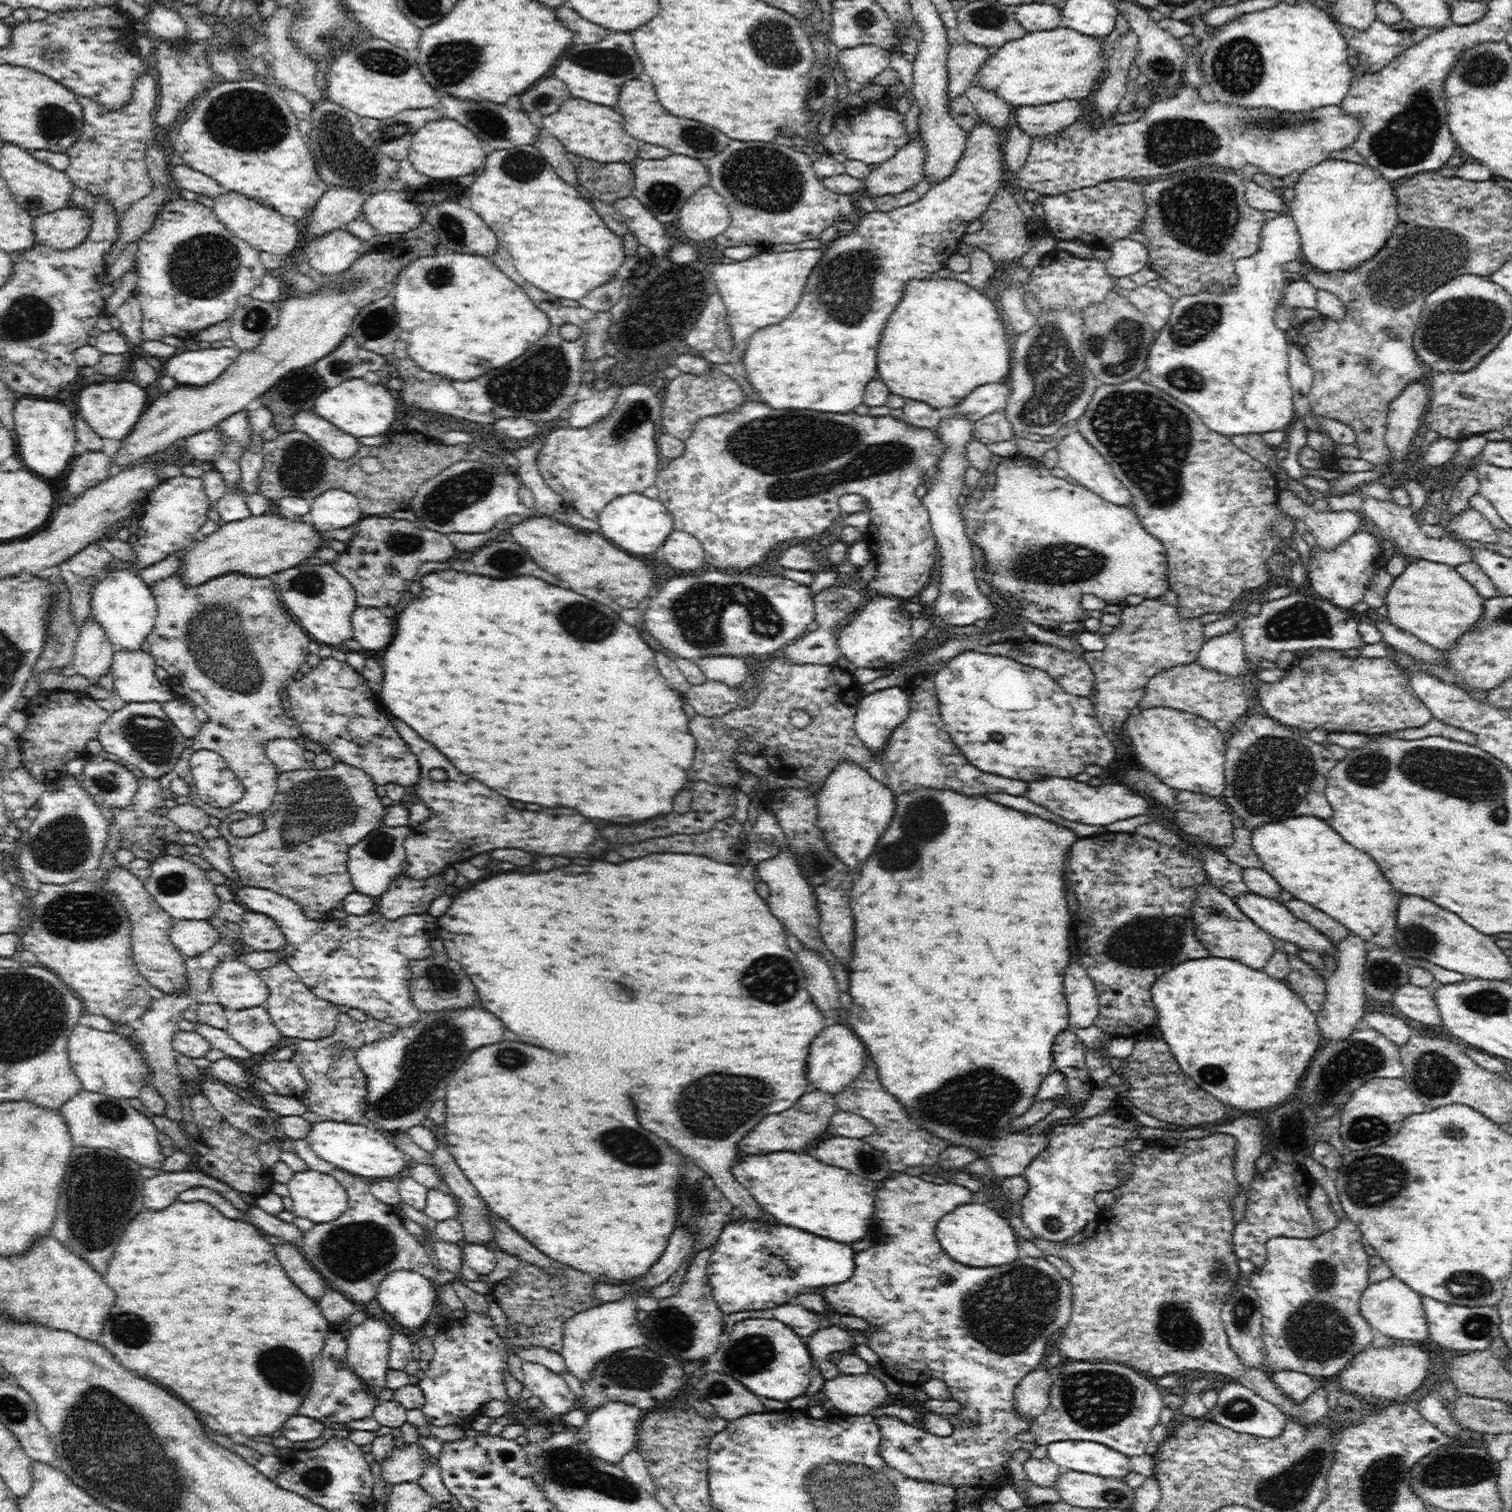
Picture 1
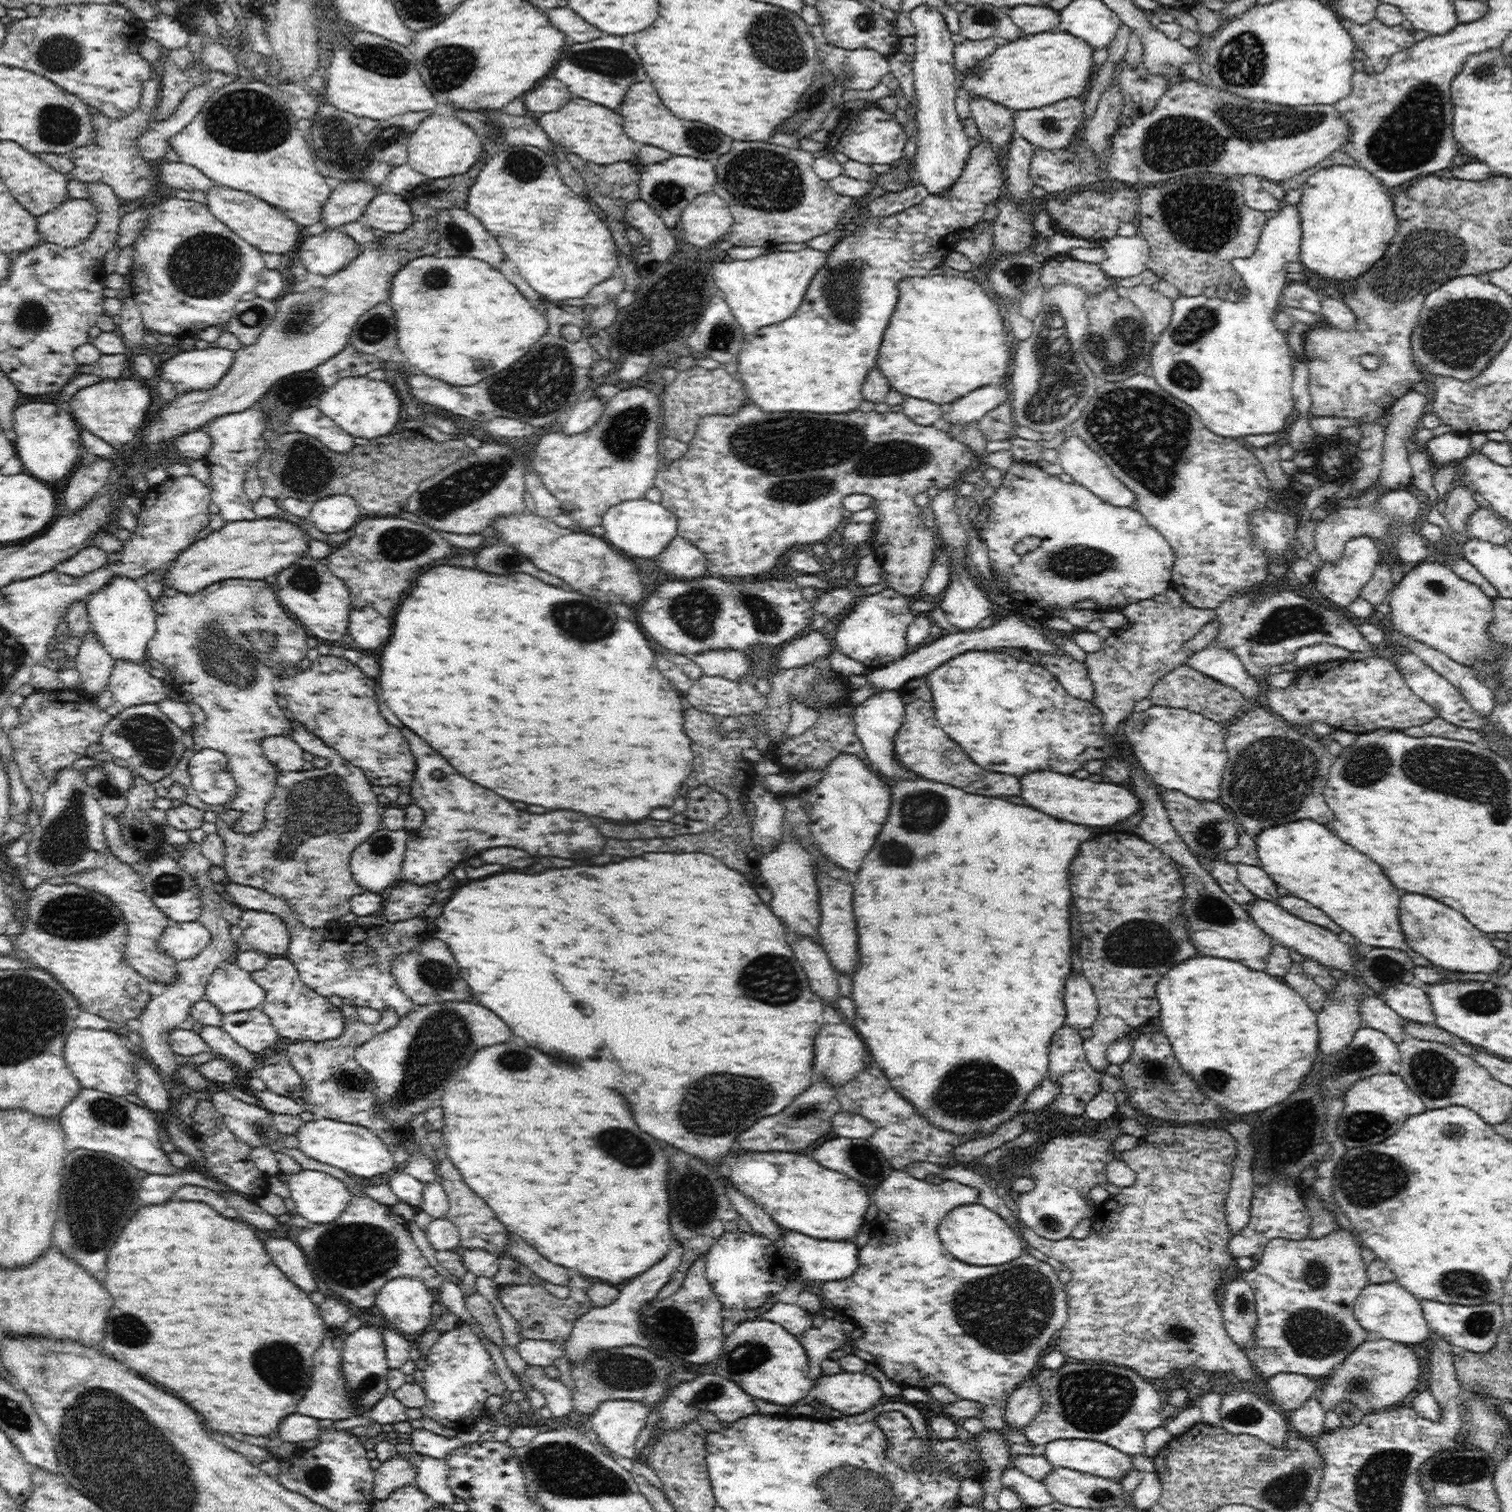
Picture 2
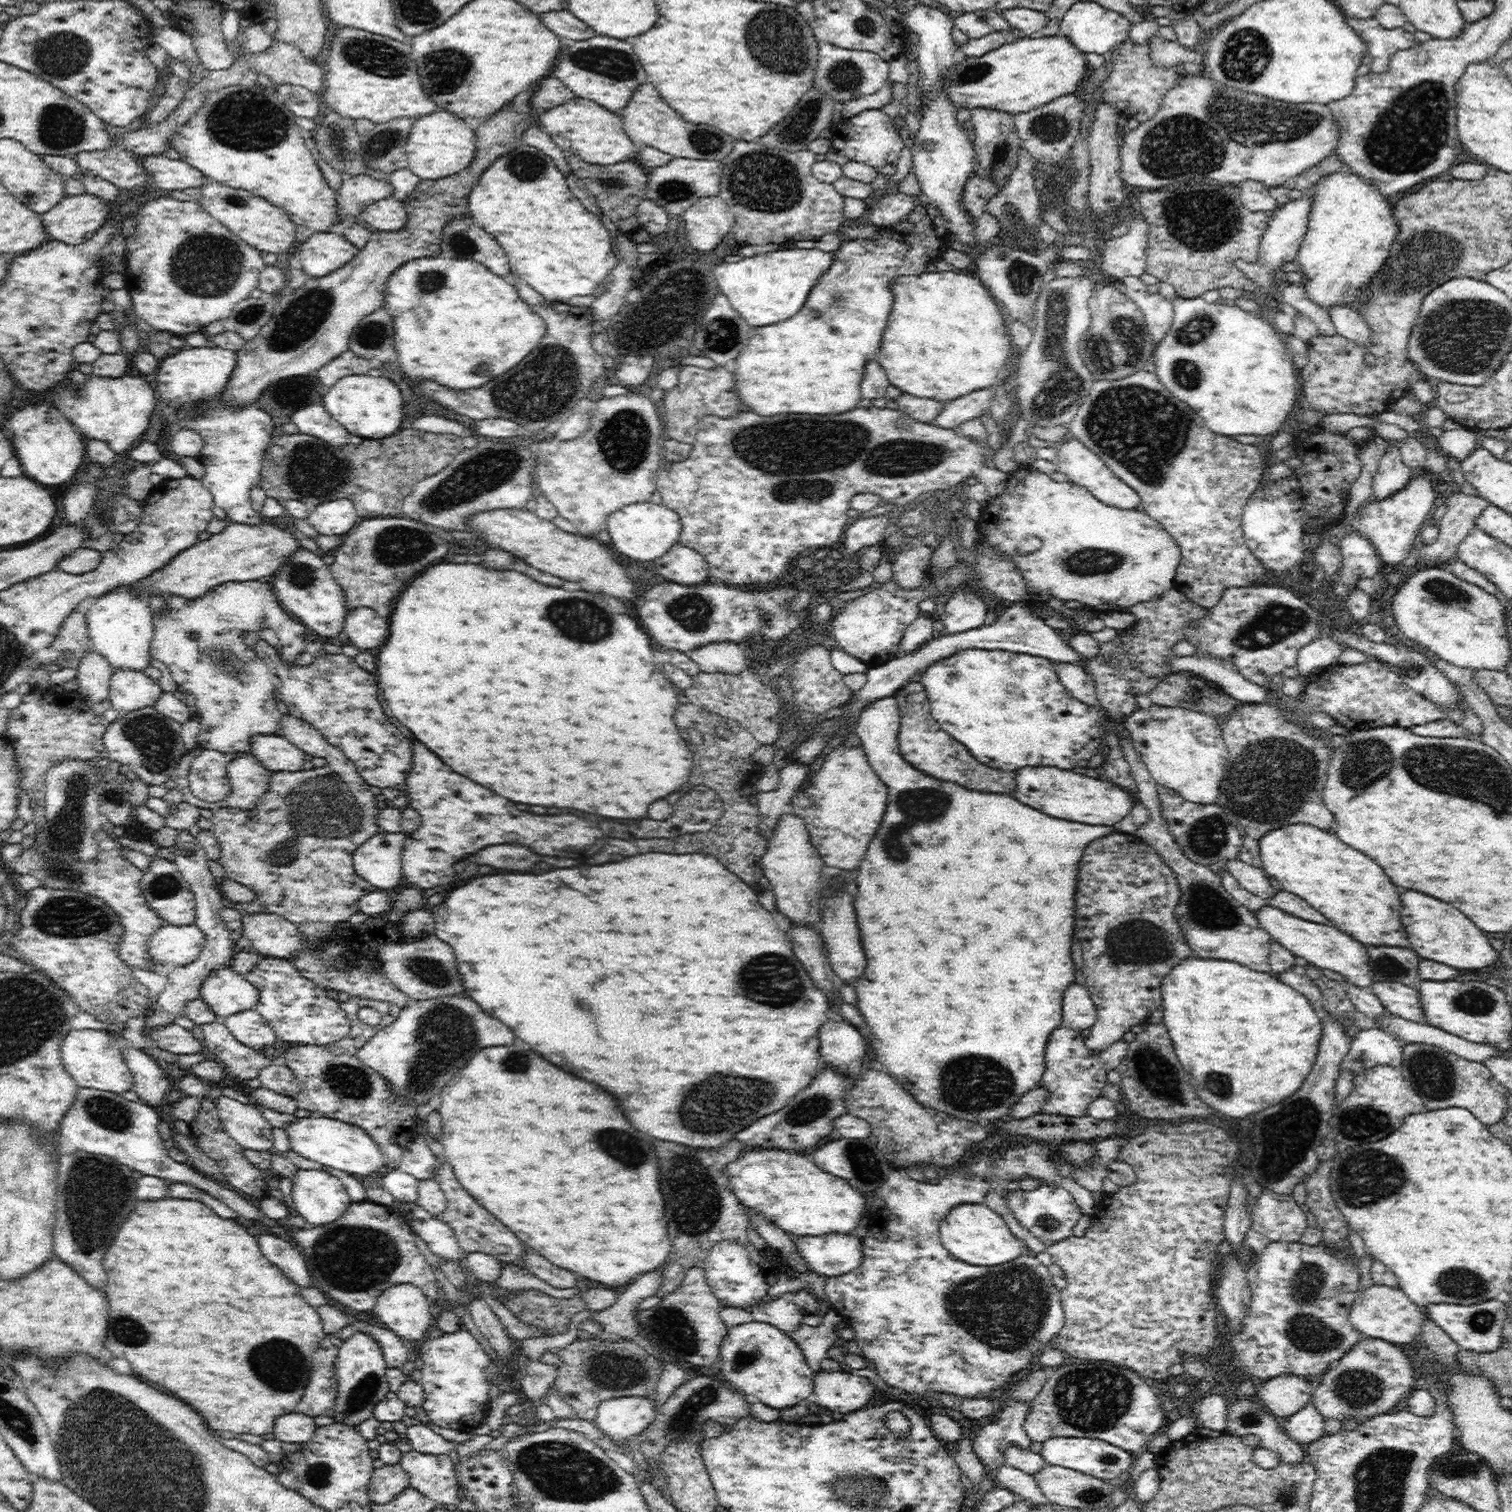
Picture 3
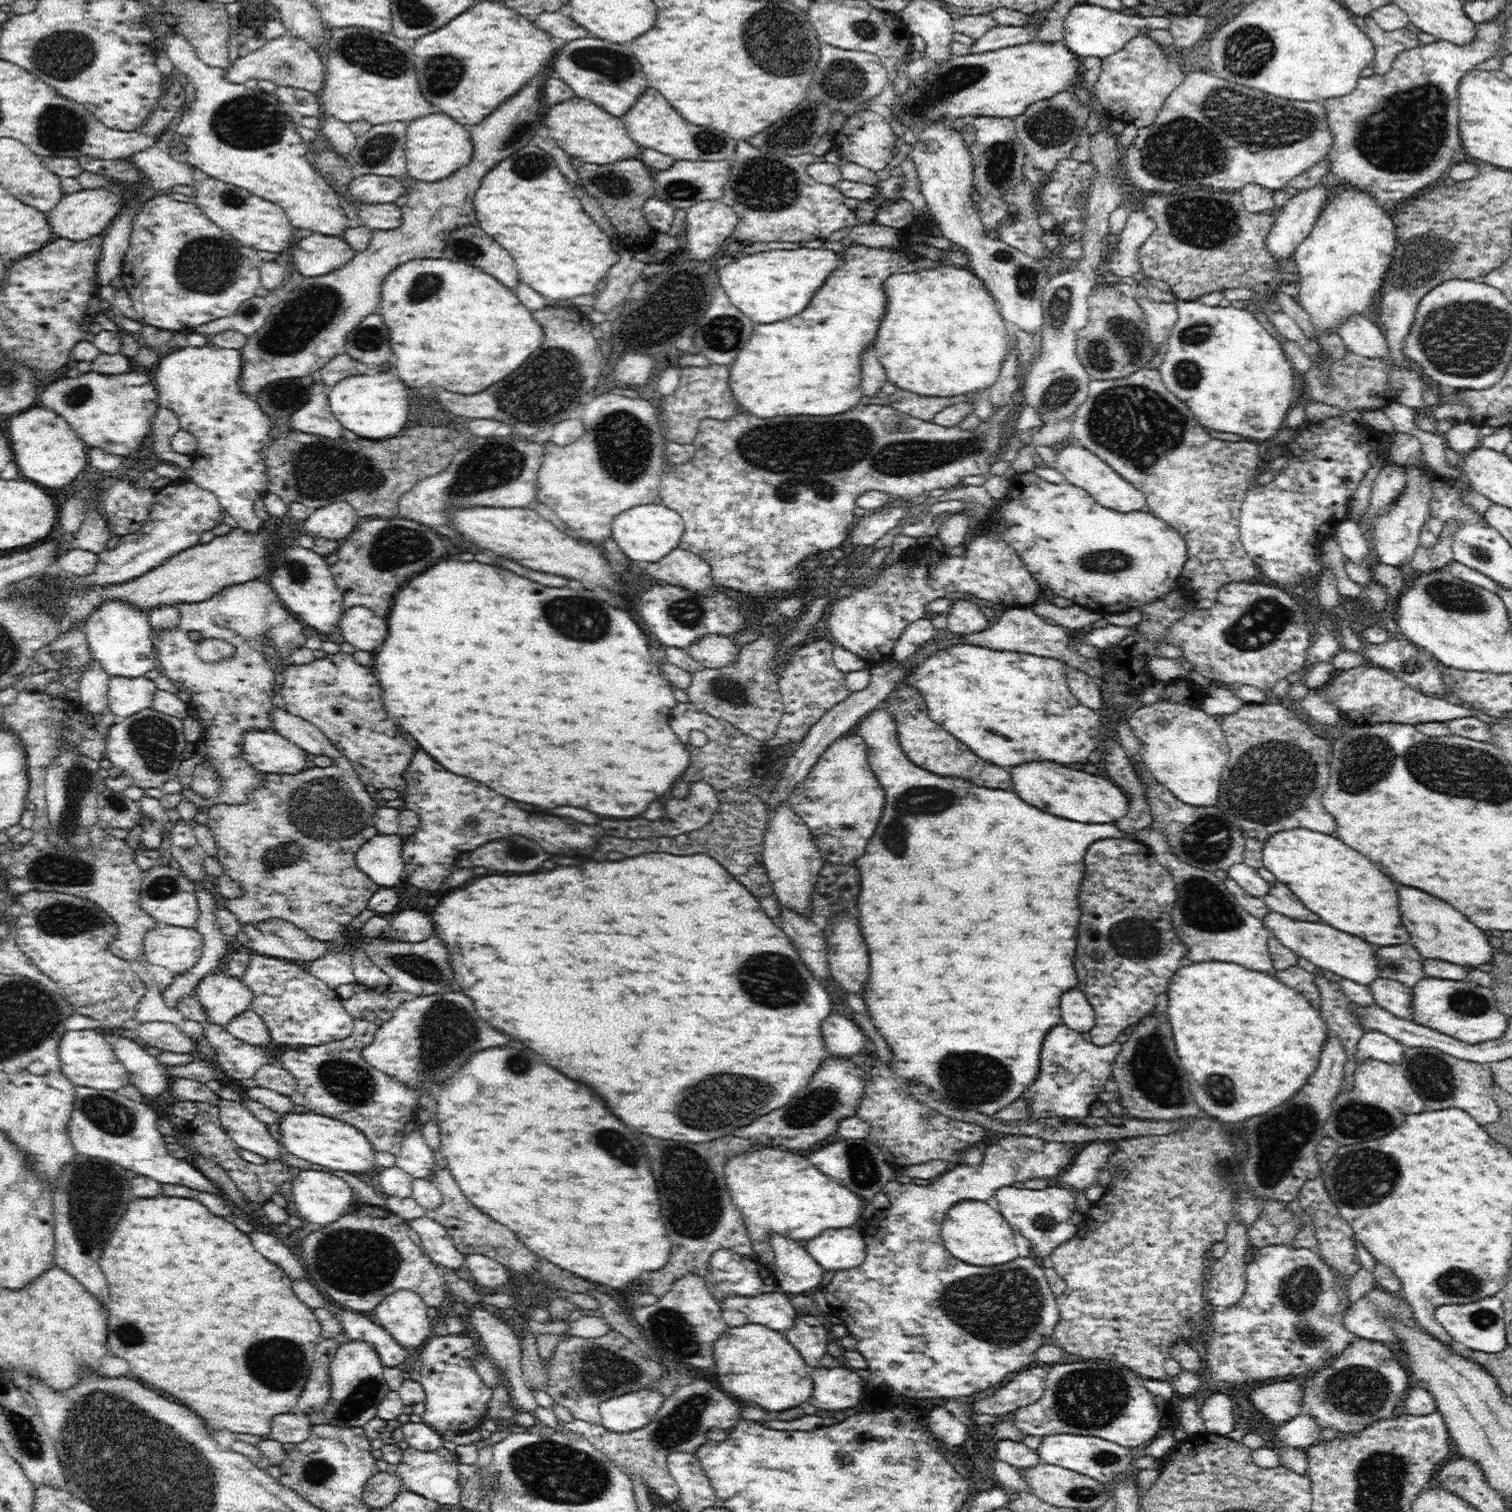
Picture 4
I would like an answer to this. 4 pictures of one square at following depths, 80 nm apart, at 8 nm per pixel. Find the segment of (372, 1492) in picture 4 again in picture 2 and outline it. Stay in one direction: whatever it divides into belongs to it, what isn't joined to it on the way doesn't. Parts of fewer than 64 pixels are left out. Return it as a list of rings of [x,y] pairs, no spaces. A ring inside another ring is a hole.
[[[396,1454],[374,1471],[373,1498],[376,1501],[386,1500],[396,1488],[414,1484],[416,1467],[407,1458],[408,1455]]]

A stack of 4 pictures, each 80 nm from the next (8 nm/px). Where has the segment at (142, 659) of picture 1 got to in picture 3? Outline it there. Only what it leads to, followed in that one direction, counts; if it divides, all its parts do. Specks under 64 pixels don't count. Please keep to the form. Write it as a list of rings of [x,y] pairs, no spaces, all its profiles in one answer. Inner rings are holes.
[[[114,669],[109,682],[111,706],[126,713],[153,707],[163,692],[158,680],[146,676],[142,670]]]

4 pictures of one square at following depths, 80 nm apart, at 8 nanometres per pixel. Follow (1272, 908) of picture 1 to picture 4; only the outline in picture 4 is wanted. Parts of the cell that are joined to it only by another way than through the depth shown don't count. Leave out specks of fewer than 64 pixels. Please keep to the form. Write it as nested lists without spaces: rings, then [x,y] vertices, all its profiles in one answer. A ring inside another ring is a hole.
[[[1274,911],[1268,912],[1262,922],[1286,948],[1320,969],[1331,970],[1343,979],[1350,979],[1361,985],[1369,985],[1378,977],[1378,959],[1374,946],[1359,936],[1342,932],[1322,920],[1306,922]]]

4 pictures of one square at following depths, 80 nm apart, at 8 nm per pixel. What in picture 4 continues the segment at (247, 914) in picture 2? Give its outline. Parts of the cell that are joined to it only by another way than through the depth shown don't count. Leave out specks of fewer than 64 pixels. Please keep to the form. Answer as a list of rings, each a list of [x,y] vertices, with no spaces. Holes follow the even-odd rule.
[[[281,918],[242,924],[247,946],[261,955],[289,961],[313,961],[326,954],[330,943],[312,938],[301,928]]]

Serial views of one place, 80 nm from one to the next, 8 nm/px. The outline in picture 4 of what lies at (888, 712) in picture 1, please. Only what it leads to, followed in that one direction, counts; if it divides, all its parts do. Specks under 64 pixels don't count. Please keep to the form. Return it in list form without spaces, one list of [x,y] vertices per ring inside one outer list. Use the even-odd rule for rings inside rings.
[[[886,702],[861,719],[853,733],[862,737],[867,747],[870,766],[886,790],[886,808],[874,836],[868,841],[866,852],[855,860],[860,868],[860,926],[870,950],[870,980],[862,998],[868,1005],[868,1016],[880,1030],[884,1040],[894,1052],[890,1068],[898,1077],[909,1078],[914,1083],[924,1083],[940,1099],[953,1106],[975,1110],[988,1116],[1023,1096],[1039,1073],[1040,1053],[1044,1037],[1052,1026],[1061,1022],[1060,996],[1070,988],[1076,988],[1078,978],[1074,972],[1076,956],[1076,928],[1078,928],[1078,892],[1084,878],[1084,856],[1093,842],[1102,838],[1135,838],[1135,833],[1125,833],[1115,823],[1068,822],[1030,806],[1018,794],[1006,790],[994,790],[976,786],[964,778],[938,776],[914,764],[904,754],[899,744],[896,720],[885,709]]]

